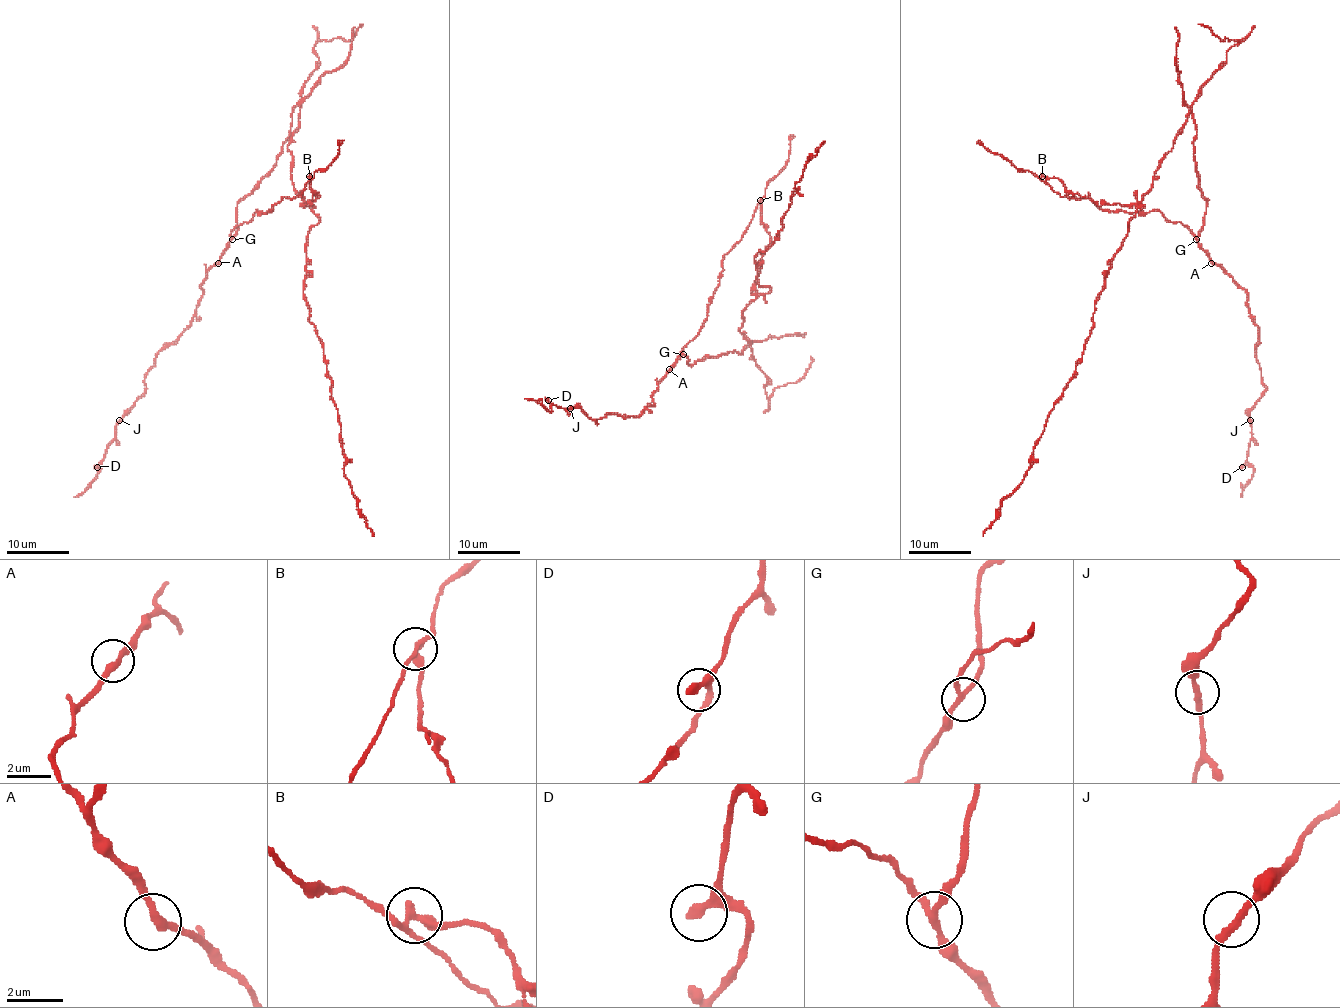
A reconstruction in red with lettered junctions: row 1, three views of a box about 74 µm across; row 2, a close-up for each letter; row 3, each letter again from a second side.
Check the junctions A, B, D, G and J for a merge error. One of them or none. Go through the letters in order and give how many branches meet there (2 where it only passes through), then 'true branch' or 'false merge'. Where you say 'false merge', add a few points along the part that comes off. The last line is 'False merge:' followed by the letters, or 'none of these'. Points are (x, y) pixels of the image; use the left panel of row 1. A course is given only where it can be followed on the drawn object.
A: 2 | true branch
B: 3 | false merge | (309, 176), (319, 197), (304, 205), (319, 222), (304, 247), (303, 297), (331, 380), (344, 475), (374, 536)
D: 2 | true branch
G: 3 | true branch
J: 2 | true branch
False merge: B

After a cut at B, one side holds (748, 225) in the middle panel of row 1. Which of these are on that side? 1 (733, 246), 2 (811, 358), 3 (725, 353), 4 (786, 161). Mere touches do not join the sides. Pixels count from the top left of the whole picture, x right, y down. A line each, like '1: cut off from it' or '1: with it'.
1: with it
2: cut off from it
3: with it
4: with it

